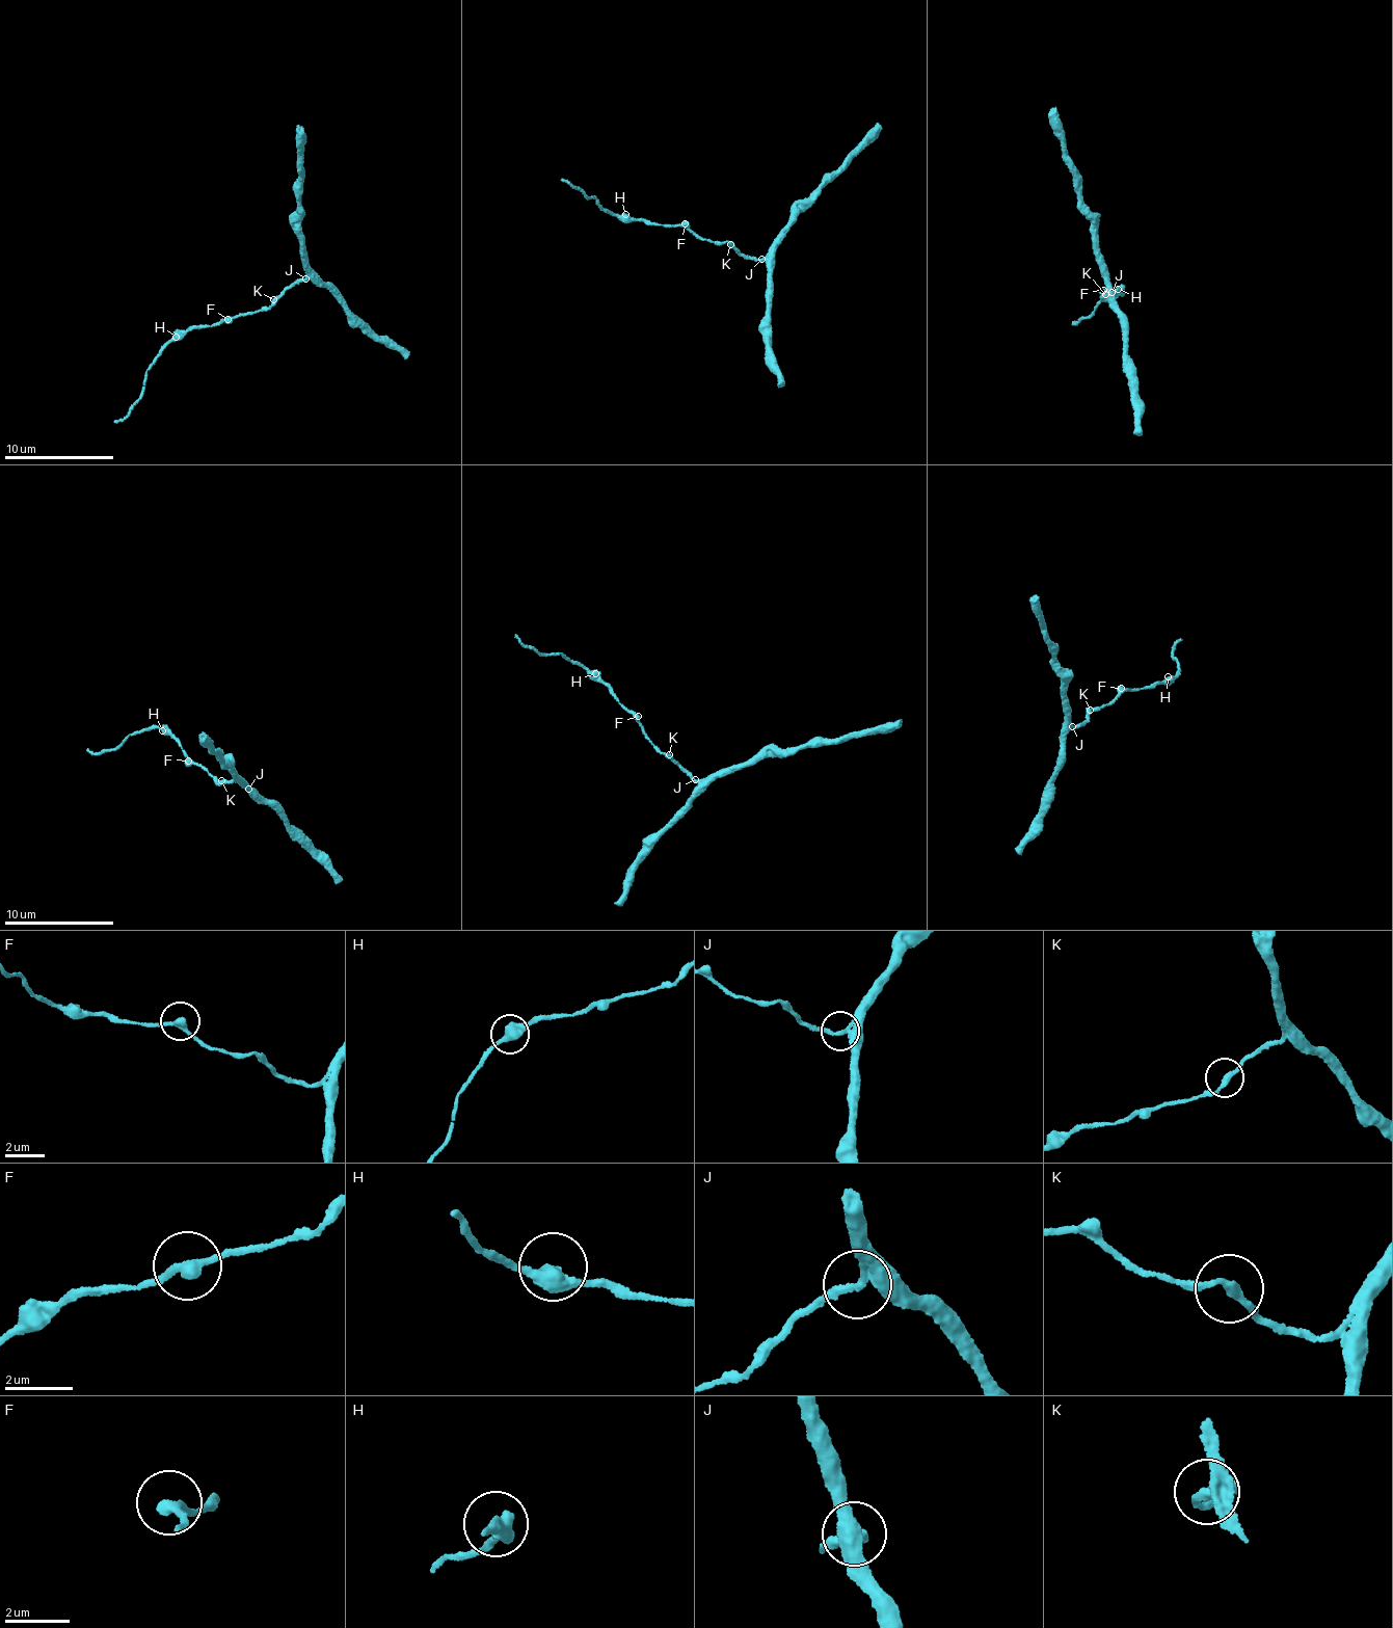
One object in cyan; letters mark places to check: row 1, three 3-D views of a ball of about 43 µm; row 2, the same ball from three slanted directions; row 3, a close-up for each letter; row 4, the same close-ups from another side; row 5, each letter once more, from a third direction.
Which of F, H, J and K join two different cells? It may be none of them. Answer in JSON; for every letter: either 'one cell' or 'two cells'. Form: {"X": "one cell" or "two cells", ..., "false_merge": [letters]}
{"F": "one cell", "H": "one cell", "J": "one cell", "K": "one cell", "false_merge": []}

